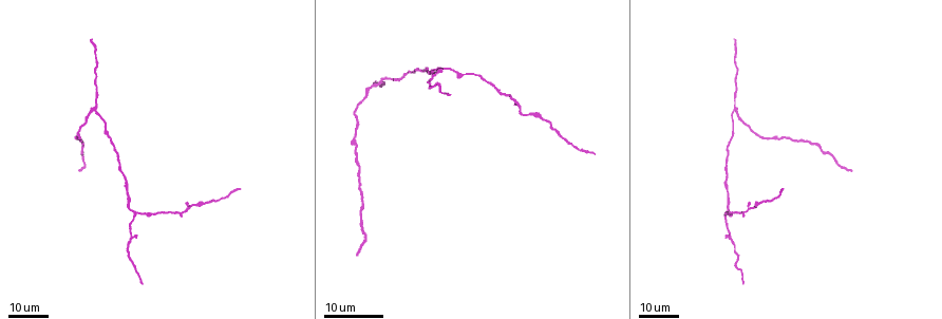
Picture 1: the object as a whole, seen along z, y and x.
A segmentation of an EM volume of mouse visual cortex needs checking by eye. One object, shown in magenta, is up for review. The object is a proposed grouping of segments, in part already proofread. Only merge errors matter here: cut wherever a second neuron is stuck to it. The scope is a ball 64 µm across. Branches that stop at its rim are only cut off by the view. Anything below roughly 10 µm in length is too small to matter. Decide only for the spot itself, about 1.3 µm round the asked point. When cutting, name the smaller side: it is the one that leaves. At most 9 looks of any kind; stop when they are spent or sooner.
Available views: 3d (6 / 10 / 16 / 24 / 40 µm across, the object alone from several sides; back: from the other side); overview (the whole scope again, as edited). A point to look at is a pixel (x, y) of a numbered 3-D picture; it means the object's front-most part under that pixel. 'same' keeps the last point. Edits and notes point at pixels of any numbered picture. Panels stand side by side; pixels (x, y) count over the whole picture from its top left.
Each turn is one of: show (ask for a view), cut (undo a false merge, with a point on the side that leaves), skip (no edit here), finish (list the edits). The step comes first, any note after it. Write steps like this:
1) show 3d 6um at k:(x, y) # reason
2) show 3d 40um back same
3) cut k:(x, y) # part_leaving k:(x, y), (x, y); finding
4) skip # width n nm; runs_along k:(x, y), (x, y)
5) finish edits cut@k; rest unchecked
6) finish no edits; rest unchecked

show 3d 24um at 1:(134, 215) # arms part here

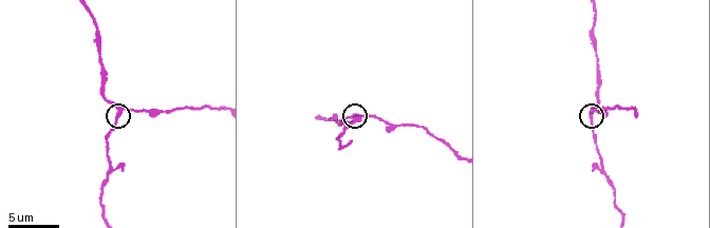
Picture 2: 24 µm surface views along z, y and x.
show 3d 6um at 2:(119, 111) # zoom in

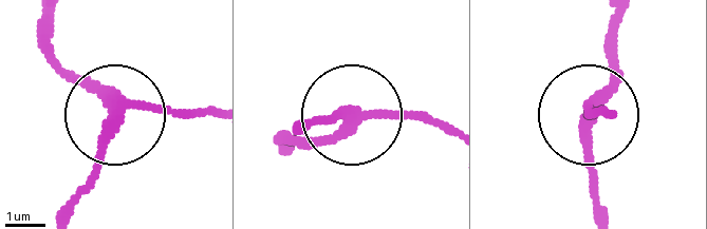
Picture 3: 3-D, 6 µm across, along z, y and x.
skip # side_arm 22 um; runs_along 3:(613, 23), (613, 83), (593, 123), (593, 202); all the same neuron

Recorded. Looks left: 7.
show 3d 16um at 1:(204, 204) # calibre changes

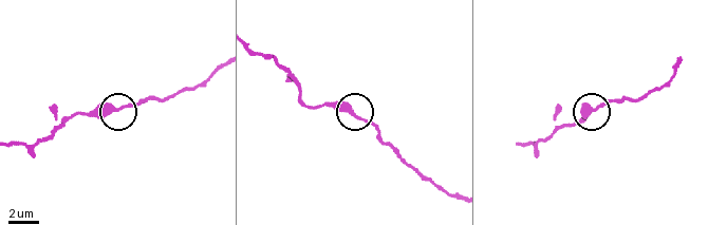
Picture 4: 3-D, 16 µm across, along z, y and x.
show 3d 10um at 4:(356, 115)

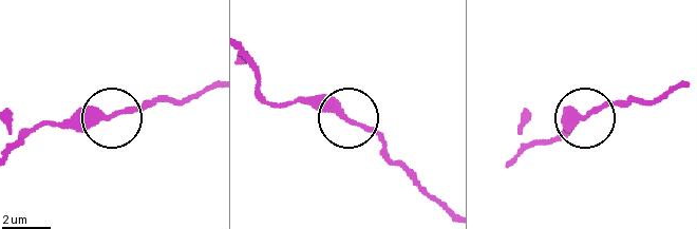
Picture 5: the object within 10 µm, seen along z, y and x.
skip # runs_along 5:(13, 144), (51, 123), (93, 123), (164, 99); one neuron here

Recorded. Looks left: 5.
show 3d 10um at 2:(601, 161) # three-way junction

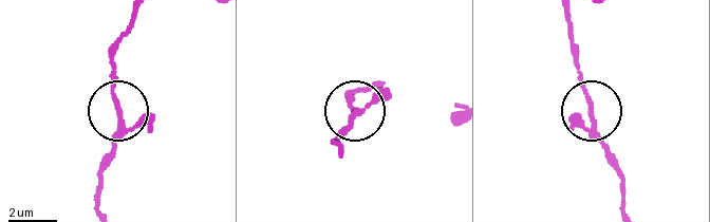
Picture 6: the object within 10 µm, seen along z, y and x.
skip # runs_along 6:(134, 13), (116, 55), (116, 140), (110, 162); one neuron here

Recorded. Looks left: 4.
show 3d 10um at 2:(402, 126) # sudden change in width

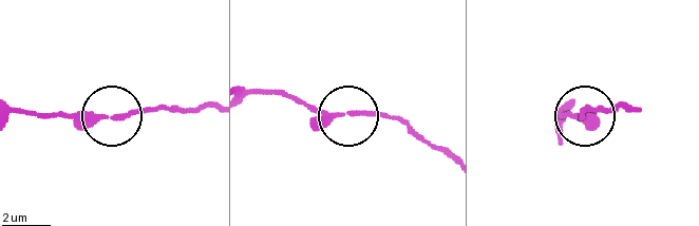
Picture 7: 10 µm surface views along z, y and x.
show 3d 6um at 7:(582, 115)

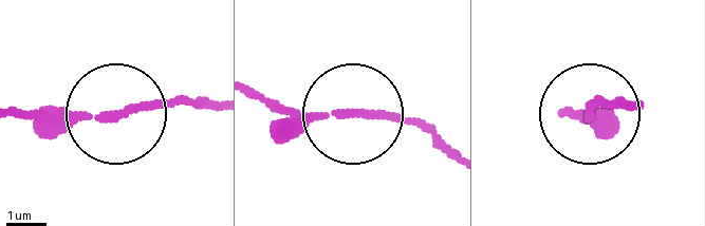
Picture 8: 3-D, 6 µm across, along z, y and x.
skip # width 180 nm; runs_along 8:(22, 114), (201, 105); continuous, no second neuron

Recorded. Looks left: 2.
finish no edits; rest unchecked

